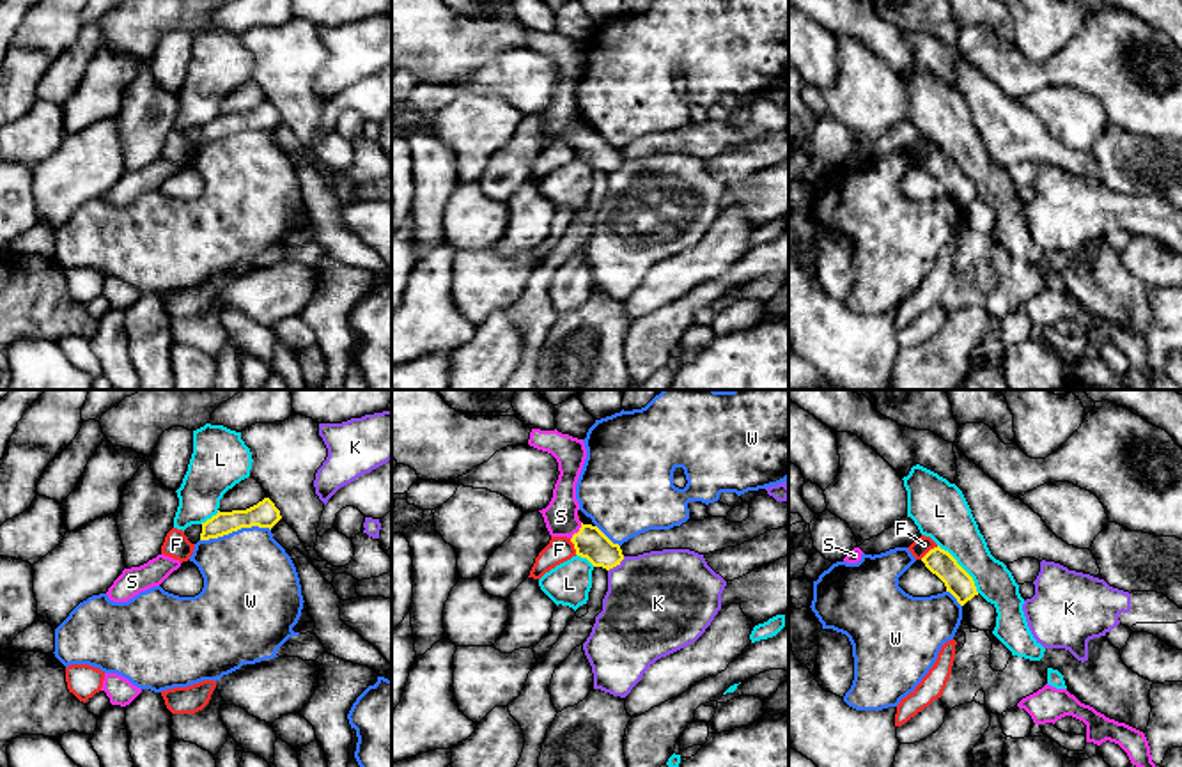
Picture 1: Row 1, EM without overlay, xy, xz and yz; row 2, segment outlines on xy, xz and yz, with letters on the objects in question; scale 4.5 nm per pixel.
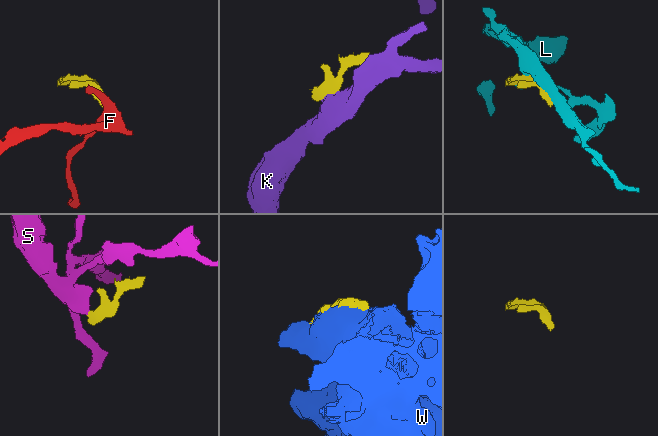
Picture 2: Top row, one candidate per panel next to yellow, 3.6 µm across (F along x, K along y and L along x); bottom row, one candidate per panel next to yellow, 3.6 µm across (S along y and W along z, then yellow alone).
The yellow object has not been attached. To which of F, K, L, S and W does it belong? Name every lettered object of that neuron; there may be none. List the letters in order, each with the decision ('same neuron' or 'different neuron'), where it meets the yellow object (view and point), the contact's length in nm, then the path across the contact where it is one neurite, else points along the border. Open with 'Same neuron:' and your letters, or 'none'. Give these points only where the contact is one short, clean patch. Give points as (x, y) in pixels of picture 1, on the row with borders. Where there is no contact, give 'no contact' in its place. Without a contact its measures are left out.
Same neuron: S
F: different neuron | yz (931, 550) | 110 nm | along yz (938, 546), (920, 558)
K: different neuron | xz (615, 565) | 100 nm
L: different neuron | yz (961, 567) | 300 nm
S: same neuron | xz (578, 532) | 90 nm | across xz (590, 542), (578, 532), (560, 516)
W: different neuron | xy (234, 530) | 320 nm

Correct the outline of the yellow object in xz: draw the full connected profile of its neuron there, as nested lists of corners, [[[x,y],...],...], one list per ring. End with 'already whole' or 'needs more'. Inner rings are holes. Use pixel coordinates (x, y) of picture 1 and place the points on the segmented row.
[[[532,429],[528,445],[551,453],[558,462],[558,480],[549,505],[539,510],[551,537],[567,537],[576,554],[587,558],[594,567],[606,570],[624,560],[618,544],[613,544],[597,526],[578,519],[579,503],[576,484],[587,459],[583,439],[555,430]]]; needs more

